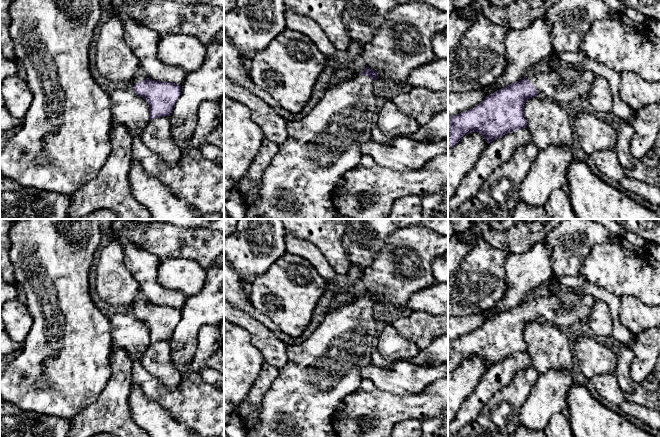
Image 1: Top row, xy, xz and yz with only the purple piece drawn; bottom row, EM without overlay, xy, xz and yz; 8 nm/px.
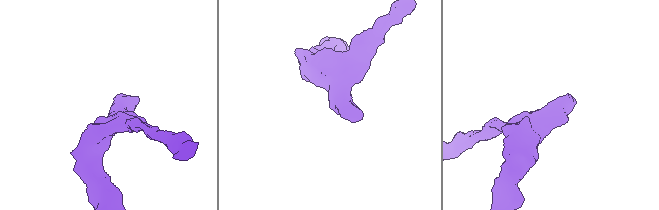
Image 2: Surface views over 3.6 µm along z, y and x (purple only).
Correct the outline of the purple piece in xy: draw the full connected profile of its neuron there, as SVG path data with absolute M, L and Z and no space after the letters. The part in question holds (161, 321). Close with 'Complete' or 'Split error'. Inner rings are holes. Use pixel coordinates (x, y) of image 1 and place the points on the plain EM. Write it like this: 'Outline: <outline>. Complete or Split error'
Outline: M142 296L131 305L134 316L149 329L150 344L170 340L181 319L181 310L171 306L154 305Z. Split error

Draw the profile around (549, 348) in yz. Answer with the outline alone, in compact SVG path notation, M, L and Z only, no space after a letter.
M532 321L524 328L524 339L533 367L539 374L572 369L573 350L569 338L556 326Z

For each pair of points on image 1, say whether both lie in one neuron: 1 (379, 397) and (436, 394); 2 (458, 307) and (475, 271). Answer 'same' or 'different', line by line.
1: same
2: same

